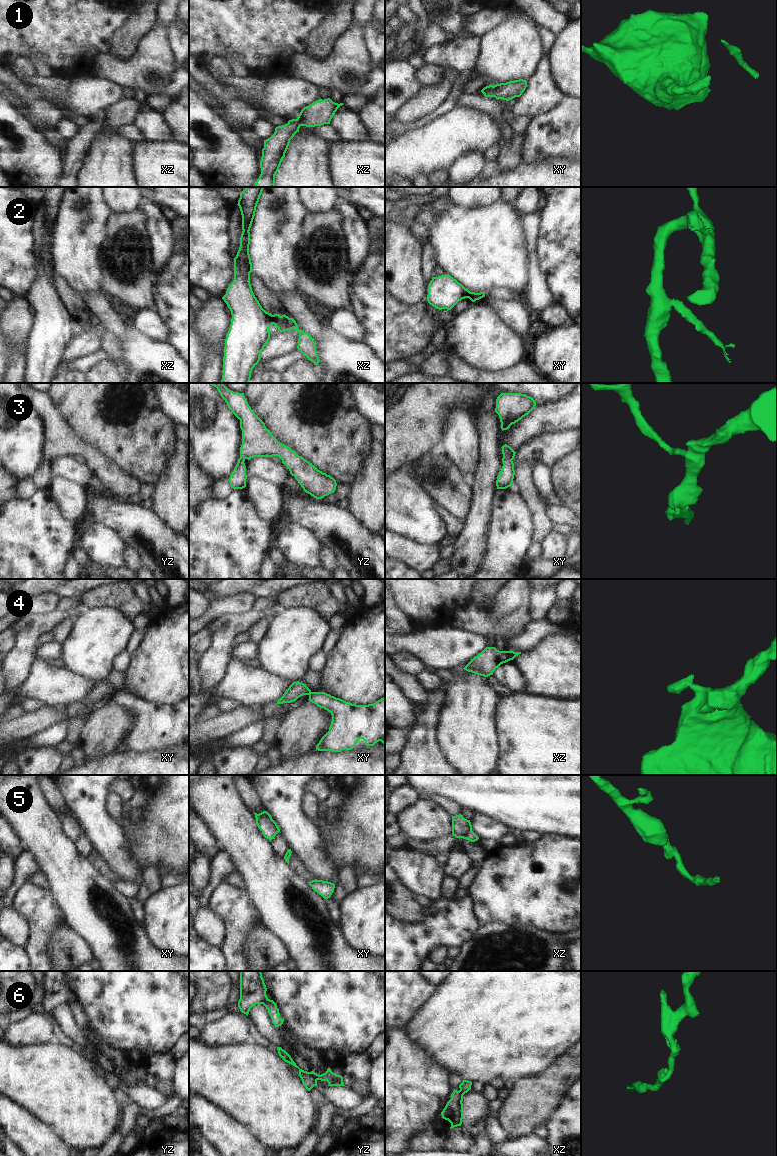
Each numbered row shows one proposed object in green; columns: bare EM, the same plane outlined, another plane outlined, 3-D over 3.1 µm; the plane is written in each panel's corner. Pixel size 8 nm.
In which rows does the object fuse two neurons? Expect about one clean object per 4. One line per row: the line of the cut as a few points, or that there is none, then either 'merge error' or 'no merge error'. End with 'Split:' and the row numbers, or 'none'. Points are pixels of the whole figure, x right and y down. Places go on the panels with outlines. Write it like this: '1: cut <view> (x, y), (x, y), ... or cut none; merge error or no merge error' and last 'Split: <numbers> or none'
1: cut none; no merge error
2: cut xz (272, 315), (273, 323); merge error
3: cut none; no merge error
4: cut xz (505, 651), (511, 659); merge error
5: cut xz (471, 829), (462, 837); merge error
6: cut yz (309, 1072), (316, 1081); merge error
Split: 2, 4, 5, 6

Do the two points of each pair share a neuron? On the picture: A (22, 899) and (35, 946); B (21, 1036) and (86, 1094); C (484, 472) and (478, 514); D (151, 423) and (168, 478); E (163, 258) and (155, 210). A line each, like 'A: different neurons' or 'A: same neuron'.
A: same neuron
B: different neurons
C: same neuron
D: different neurons
E: same neuron

